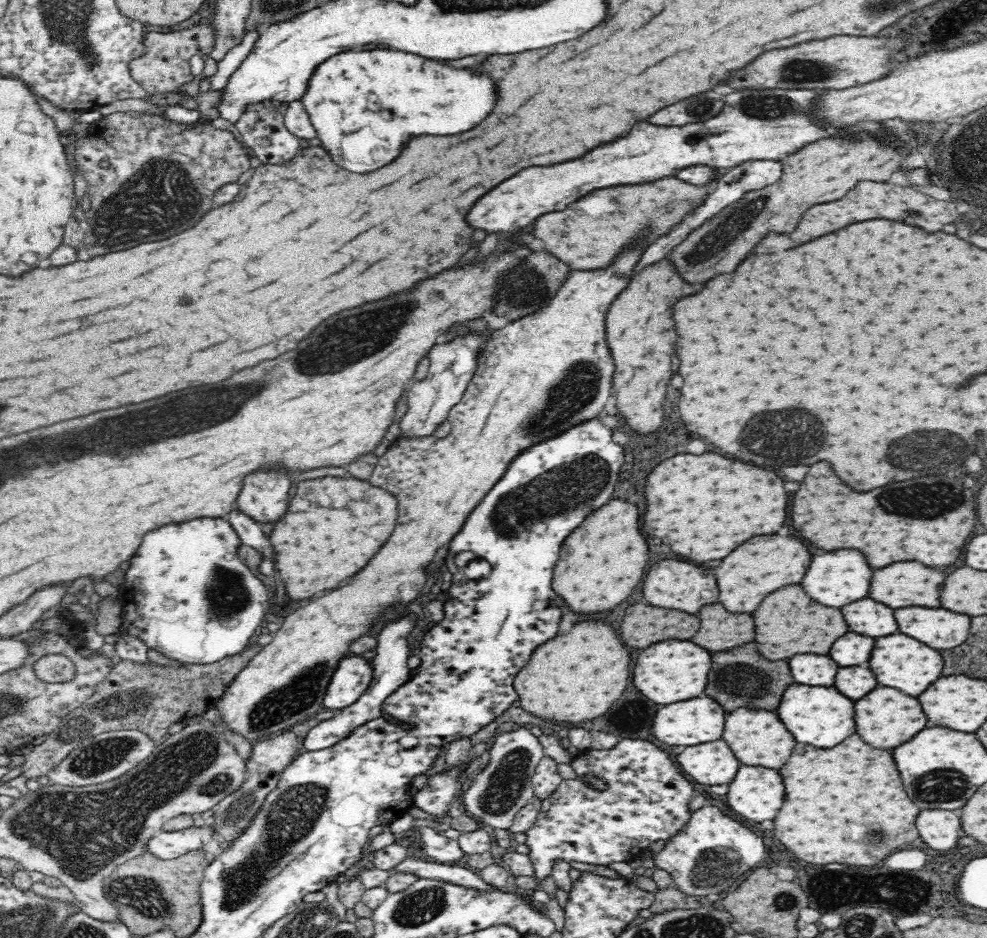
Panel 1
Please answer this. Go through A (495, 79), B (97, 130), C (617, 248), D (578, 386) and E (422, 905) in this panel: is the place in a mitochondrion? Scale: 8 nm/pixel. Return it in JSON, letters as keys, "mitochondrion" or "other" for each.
{"A":"other","B":"other","C":"other","D":"mitochondrion","E":"mitochondrion"}

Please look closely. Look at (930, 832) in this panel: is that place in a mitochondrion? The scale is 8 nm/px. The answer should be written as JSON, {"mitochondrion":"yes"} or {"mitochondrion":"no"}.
{"mitochondrion":"no"}

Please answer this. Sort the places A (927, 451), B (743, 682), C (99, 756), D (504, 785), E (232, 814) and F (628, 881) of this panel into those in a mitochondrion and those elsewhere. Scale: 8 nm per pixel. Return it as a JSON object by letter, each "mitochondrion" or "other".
{"A":"mitochondrion","B":"mitochondrion","C":"mitochondrion","D":"mitochondrion","E":"mitochondrion","F":"other"}

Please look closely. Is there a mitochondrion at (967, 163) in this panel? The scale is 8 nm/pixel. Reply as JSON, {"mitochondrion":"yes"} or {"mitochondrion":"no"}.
{"mitochondrion":"yes"}

